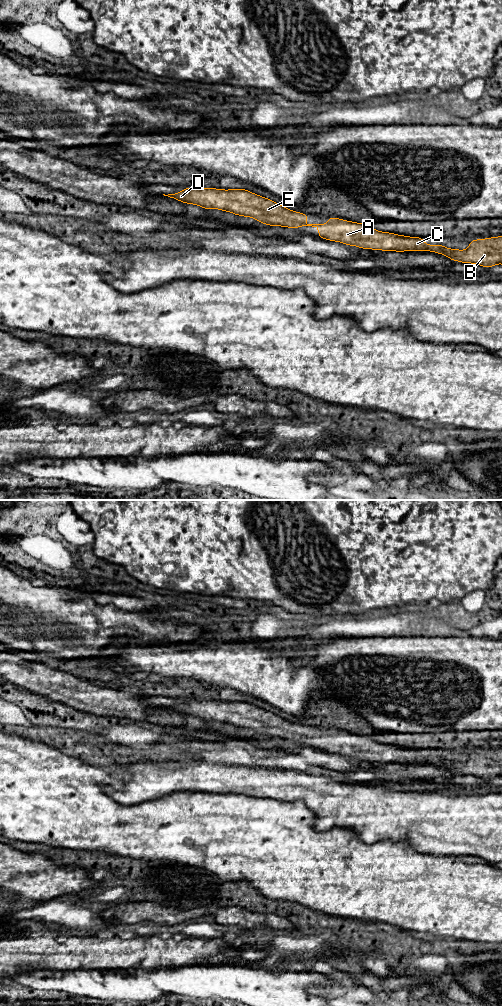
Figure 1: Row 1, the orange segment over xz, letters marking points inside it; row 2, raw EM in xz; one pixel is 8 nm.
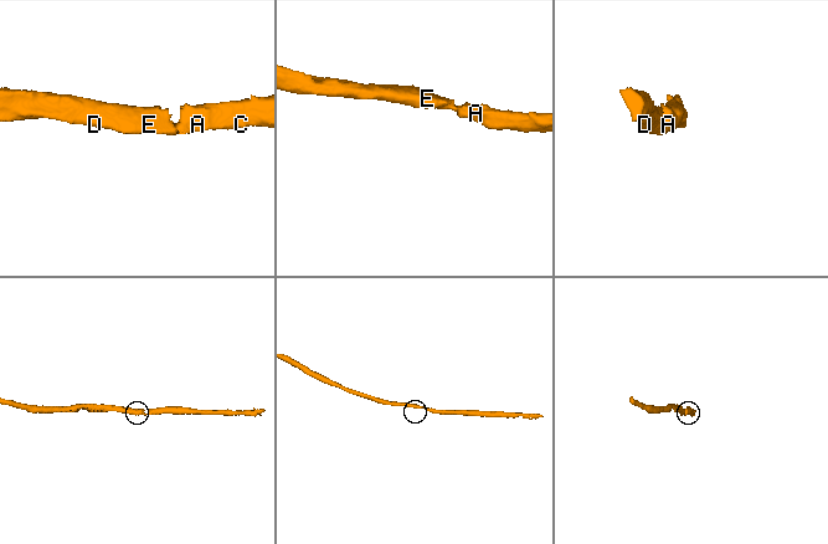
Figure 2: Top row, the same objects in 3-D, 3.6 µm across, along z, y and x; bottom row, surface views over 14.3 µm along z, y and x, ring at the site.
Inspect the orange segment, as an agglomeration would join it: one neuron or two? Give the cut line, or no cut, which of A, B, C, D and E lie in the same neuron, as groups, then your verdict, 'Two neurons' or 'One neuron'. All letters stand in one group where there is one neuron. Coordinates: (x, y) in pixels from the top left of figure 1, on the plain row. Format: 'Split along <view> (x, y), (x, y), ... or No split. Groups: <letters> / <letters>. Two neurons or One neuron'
No split. Groups: A B C D E. One neuron

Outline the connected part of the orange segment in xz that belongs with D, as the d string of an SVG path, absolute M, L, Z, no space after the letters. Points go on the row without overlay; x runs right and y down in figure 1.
M186 699L181 704L163 707L204 721L219 721L237 728L250 729L268 738L317 739L318 748L322 751L362 761L395 764L429 763L443 766L453 773L477 776L486 780L502 776L502 748L469 753L469 759L465 762L450 761L440 756L426 756L422 749L382 744L367 736L336 729L329 729L325 736L307 736L308 726L292 723L273 712L249 704L246 700L224 702Z

